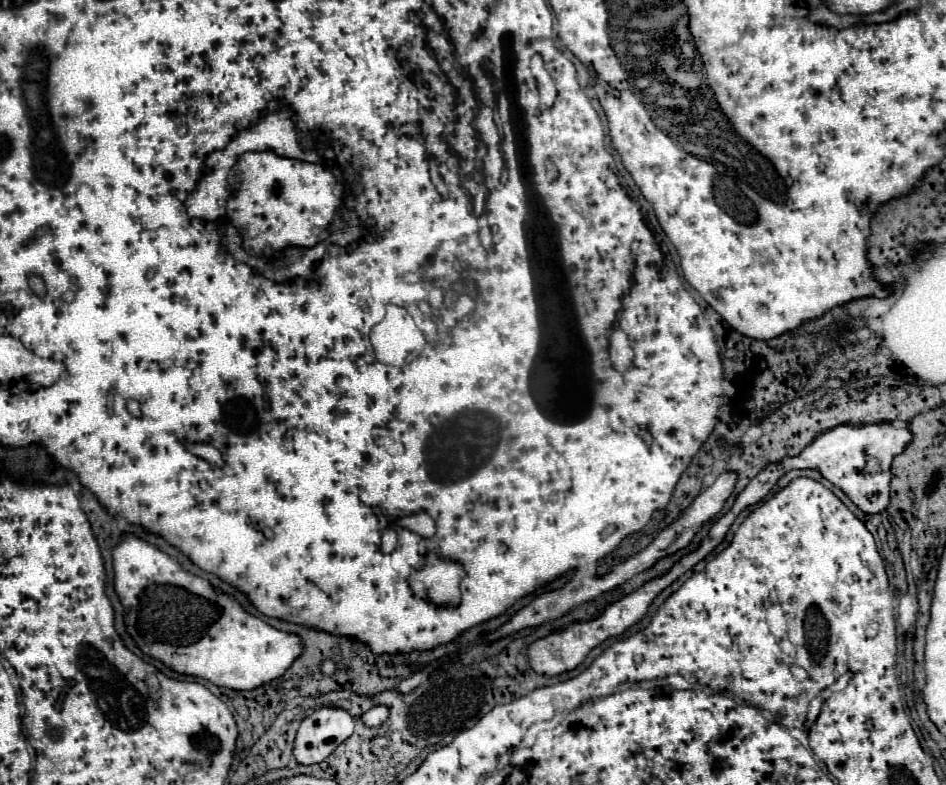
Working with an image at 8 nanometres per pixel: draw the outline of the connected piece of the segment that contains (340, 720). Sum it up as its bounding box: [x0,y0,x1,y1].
[293,707,353,765]

